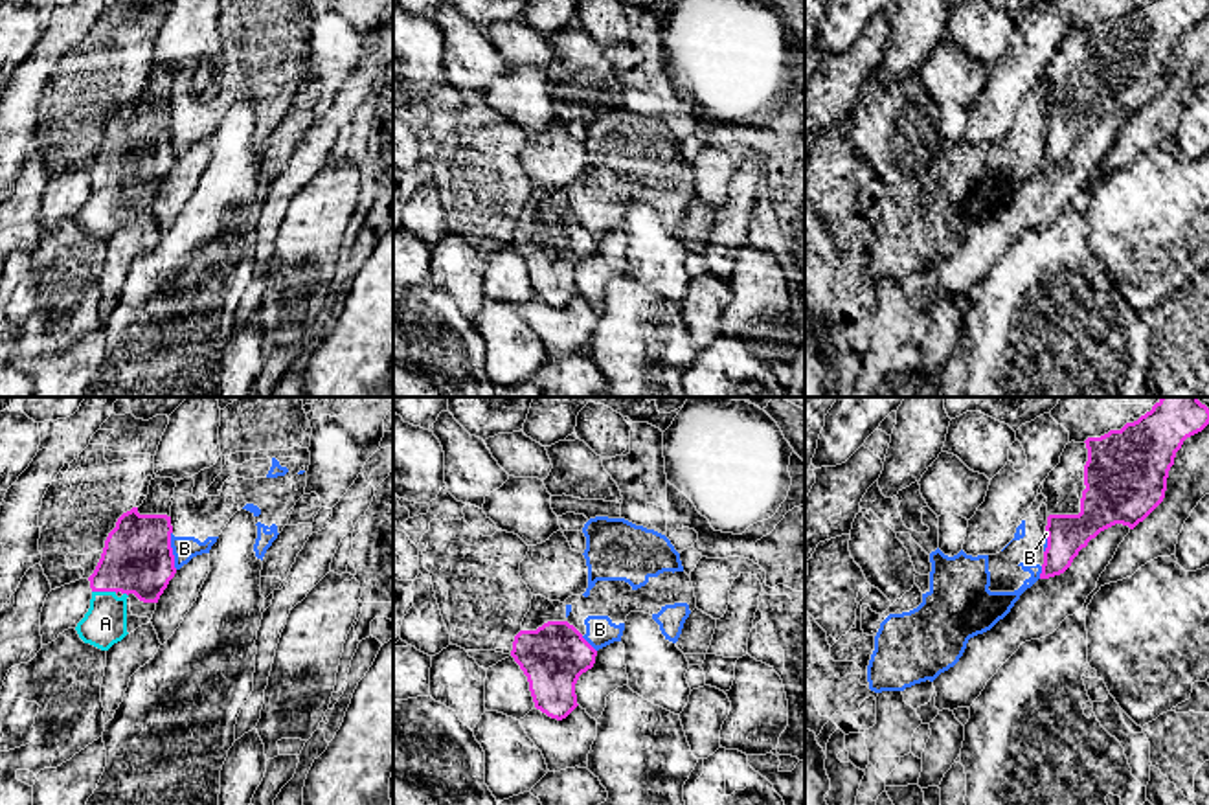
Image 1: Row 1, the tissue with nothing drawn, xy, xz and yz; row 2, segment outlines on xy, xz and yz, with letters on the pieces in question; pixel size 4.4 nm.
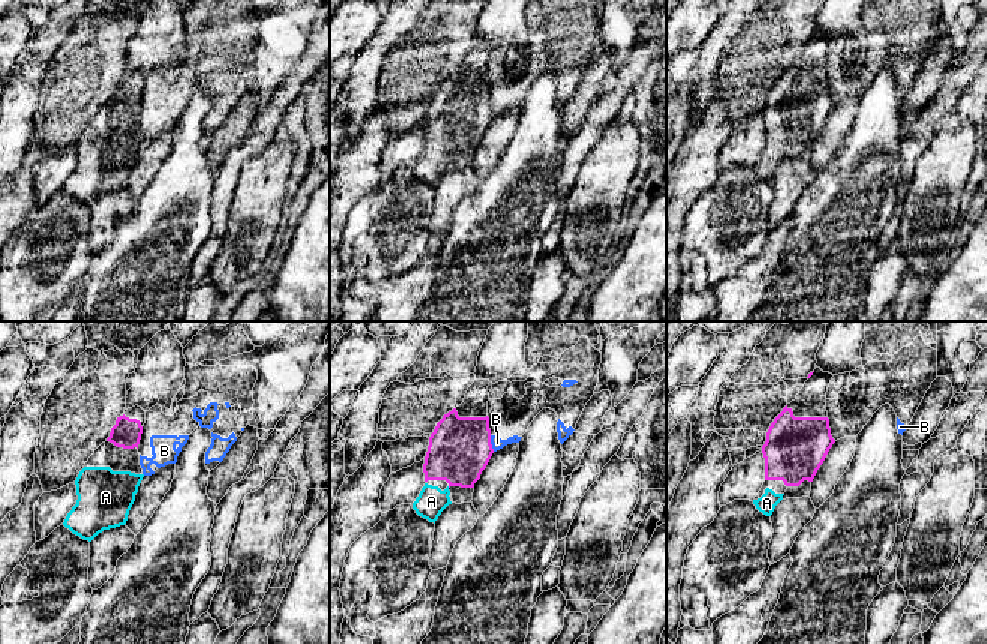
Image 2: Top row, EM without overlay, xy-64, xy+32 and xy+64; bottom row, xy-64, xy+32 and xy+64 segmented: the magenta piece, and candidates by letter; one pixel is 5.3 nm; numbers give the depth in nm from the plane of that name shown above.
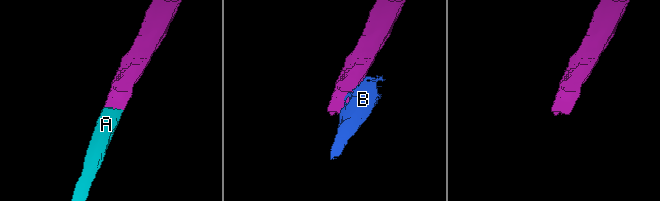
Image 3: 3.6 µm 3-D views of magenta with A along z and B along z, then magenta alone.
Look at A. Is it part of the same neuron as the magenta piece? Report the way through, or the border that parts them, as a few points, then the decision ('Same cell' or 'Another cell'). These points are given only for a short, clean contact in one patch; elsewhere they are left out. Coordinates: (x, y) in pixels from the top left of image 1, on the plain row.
Same cell

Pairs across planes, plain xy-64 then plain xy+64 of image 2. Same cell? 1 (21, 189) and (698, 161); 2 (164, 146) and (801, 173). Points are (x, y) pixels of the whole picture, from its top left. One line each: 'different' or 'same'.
1: same
2: different

